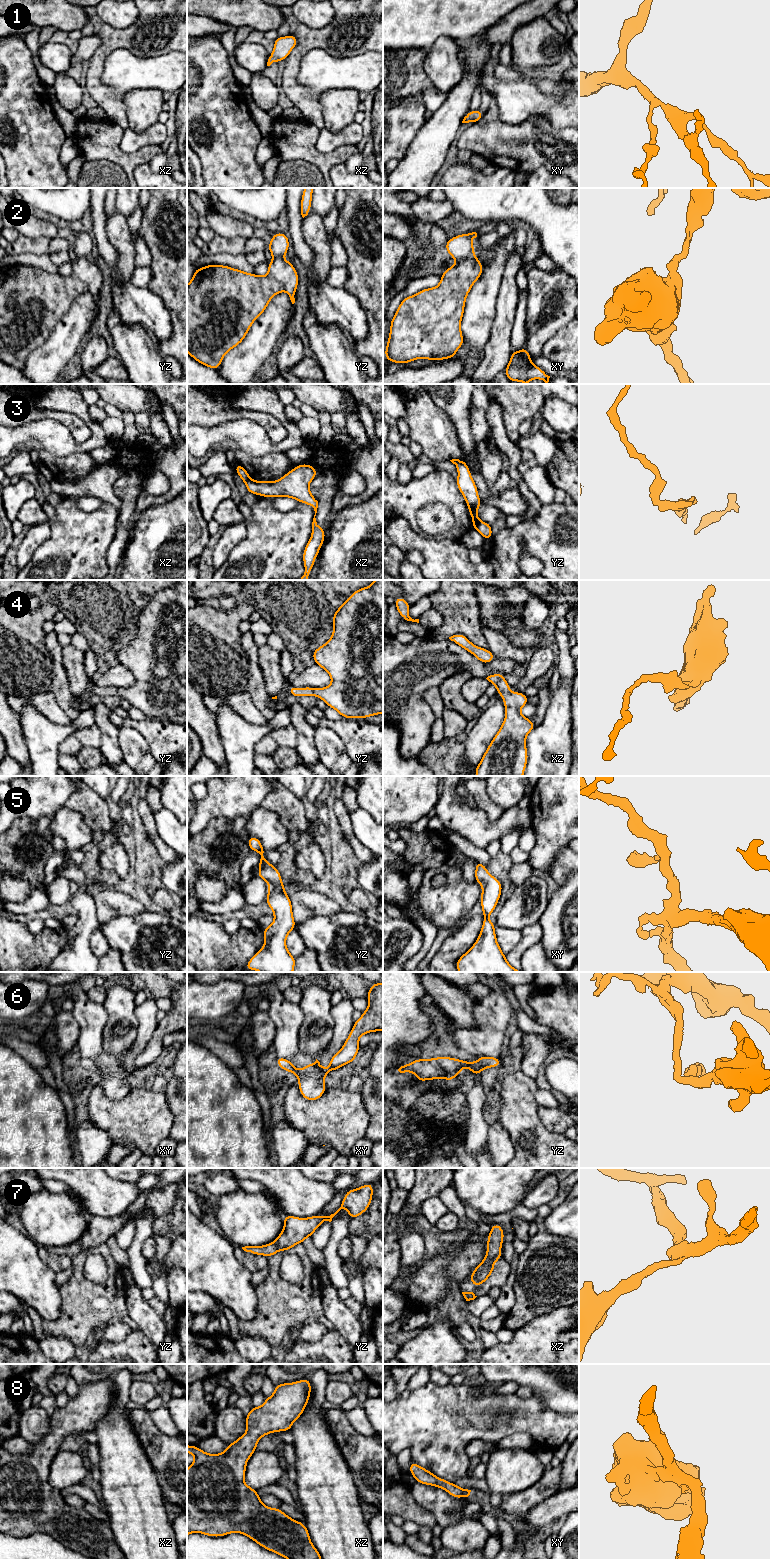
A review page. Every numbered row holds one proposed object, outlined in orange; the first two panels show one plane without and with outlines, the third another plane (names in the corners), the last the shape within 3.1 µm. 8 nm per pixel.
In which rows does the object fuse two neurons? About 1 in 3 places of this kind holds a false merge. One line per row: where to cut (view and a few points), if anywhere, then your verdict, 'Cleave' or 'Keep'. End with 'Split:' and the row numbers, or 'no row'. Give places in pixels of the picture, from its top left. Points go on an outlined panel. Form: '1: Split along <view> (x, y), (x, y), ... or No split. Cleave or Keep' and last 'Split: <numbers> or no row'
1: No split. Keep
2: Split along xy (472, 253), (457, 262). Cleave
3: Split along yz (480, 521), (476, 528). Cleave
4: No split. Keep
5: No split. Keep
6: No split. Keep
7: No split. Keep
8: No split. Keep
Split: 2, 3

